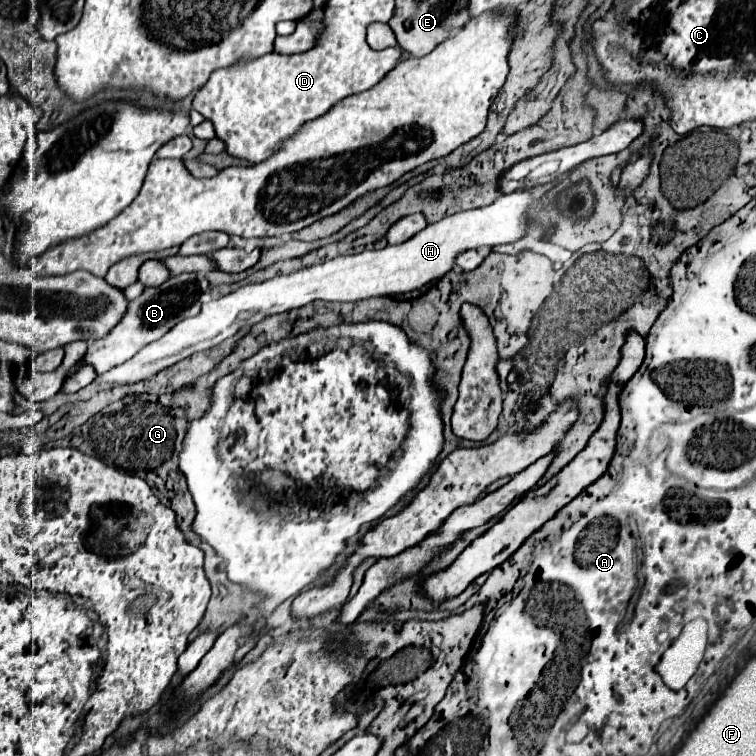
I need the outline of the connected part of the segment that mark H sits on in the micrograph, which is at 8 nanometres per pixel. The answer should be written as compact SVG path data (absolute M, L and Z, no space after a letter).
M562 174L560 178L544 186L526 188L514 194L504 194L500 200L496 200L490 206L482 206L482 208L452 214L450 218L442 218L440 222L428 224L408 242L402 242L398 246L386 246L382 250L360 252L352 256L338 256L324 264L308 266L294 274L276 276L260 284L248 284L218 300L204 302L198 316L178 322L168 334L164 334L160 340L146 344L128 362L116 366L114 370L108 370L106 374L98 374L96 384L102 384L102 382L104 384L134 384L134 382L146 380L158 374L160 370L176 364L178 360L192 356L194 352L208 350L220 344L222 340L234 336L244 326L254 326L266 316L300 308L312 300L356 302L370 296L396 296L396 294L408 294L410 290L422 288L426 282L432 282L434 278L440 278L448 270L452 270L454 266L452 262L458 252L472 250L478 246L492 248L496 244L516 242L518 238L522 238L528 228L528 216L526 216L528 204L532 204L534 198L542 198L548 190L552 190L564 178L566 174Z

